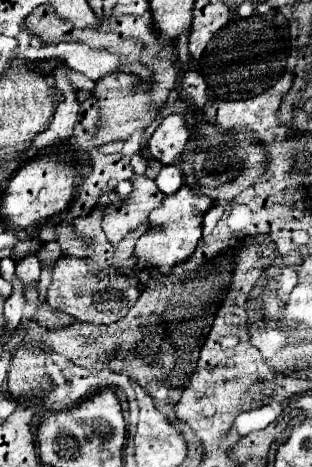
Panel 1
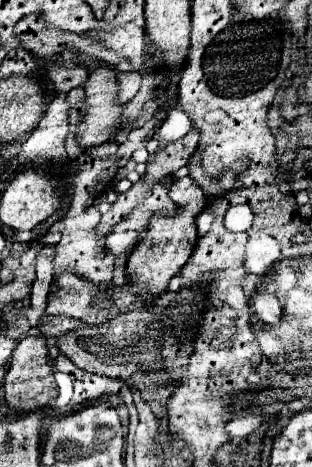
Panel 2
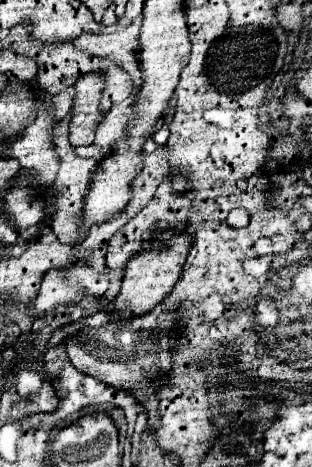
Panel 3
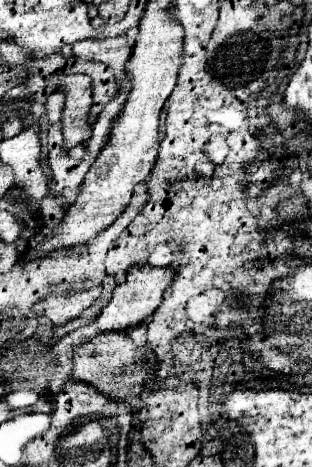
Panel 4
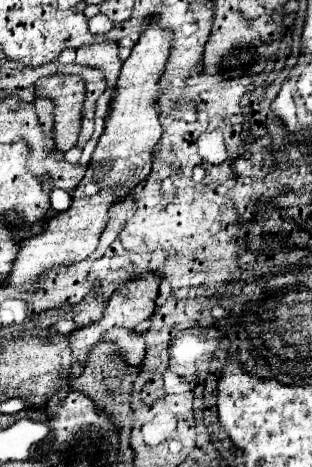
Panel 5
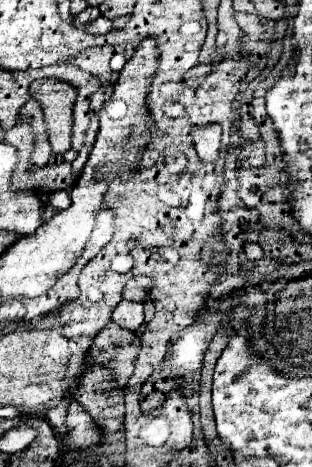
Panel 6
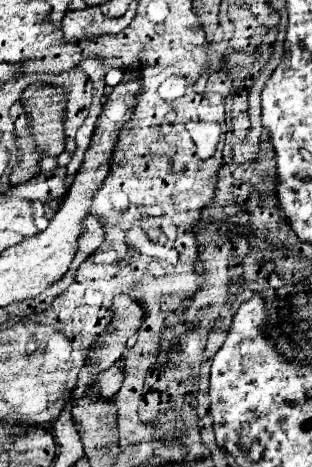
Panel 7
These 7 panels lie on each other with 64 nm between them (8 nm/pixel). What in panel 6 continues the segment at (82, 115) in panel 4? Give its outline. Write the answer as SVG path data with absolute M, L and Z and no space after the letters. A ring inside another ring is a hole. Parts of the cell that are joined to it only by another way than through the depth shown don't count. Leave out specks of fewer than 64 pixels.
M30 84L30 96L40 104L40 108L44 110L44 126L46 126L46 134L48 134L48 142L52 146L54 154L64 154L66 150L70 150L70 126L72 126L72 106L74 106L74 98L76 98L76 90L70 84L64 84L62 90L50 90L50 92L32 92L32 84Z

